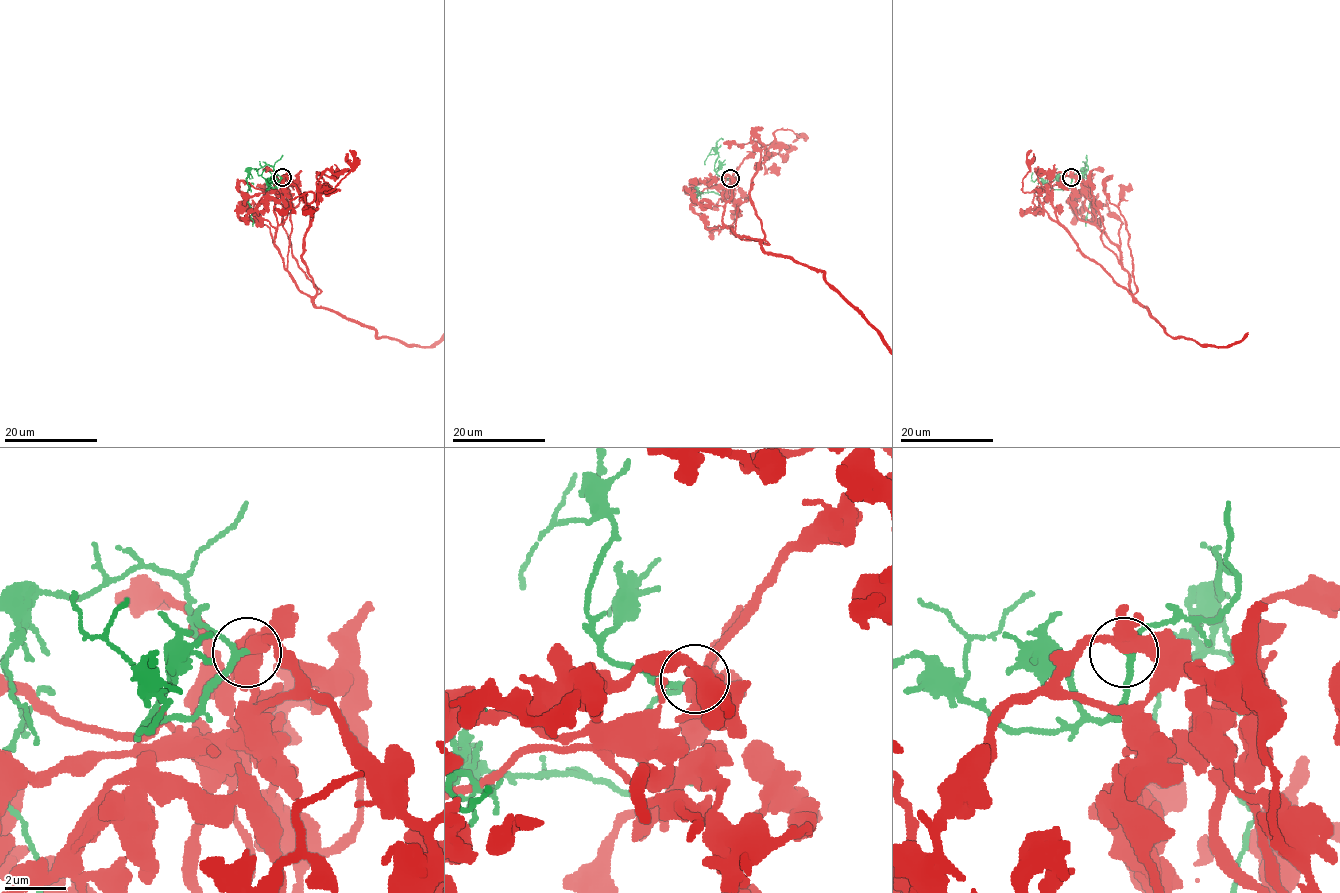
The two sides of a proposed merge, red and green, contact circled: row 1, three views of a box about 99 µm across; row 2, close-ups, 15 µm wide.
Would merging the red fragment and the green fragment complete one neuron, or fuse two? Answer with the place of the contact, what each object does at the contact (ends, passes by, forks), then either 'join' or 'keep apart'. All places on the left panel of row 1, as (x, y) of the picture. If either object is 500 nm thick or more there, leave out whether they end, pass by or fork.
at (282, 177); red forks there; green passes by; keep apart

